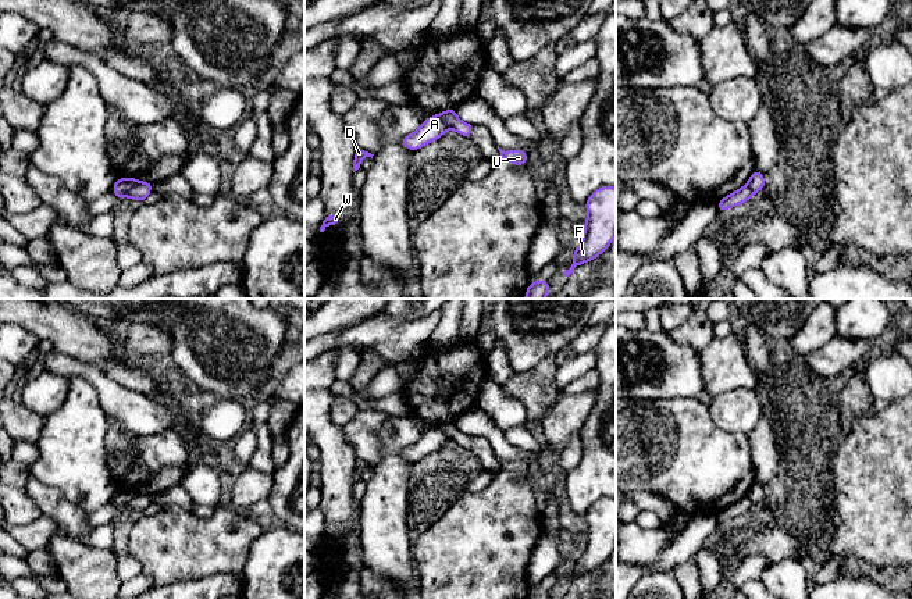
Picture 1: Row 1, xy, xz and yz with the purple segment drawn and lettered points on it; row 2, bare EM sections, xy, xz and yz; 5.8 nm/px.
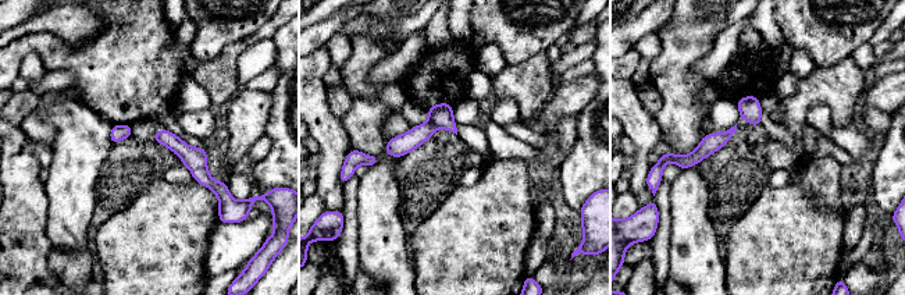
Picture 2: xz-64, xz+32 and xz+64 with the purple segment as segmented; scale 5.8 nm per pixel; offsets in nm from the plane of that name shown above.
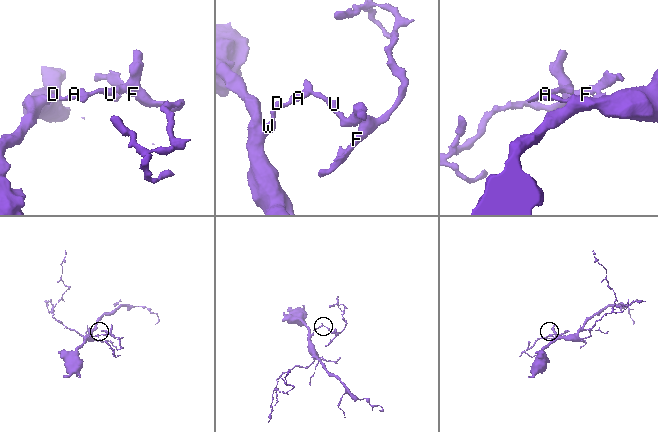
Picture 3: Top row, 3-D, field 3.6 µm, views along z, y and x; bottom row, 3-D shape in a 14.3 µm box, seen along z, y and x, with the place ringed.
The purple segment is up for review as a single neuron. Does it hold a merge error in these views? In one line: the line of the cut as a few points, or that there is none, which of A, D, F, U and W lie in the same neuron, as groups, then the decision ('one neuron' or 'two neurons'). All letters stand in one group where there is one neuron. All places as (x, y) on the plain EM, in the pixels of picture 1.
xz (435, 427), (449, 439) | A D W / F U | two neurons

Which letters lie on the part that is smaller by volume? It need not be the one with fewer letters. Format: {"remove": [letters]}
{"remove": ["F", "U"]}

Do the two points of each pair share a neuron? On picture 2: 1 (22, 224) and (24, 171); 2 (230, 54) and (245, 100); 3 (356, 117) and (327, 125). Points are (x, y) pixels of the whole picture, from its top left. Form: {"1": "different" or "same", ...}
{"1": "same", "2": "different", "3": "different"}

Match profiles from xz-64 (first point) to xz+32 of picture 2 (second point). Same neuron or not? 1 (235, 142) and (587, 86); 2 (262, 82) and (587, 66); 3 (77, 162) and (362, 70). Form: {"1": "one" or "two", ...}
{"1": "one", "2": "one", "3": "two"}

